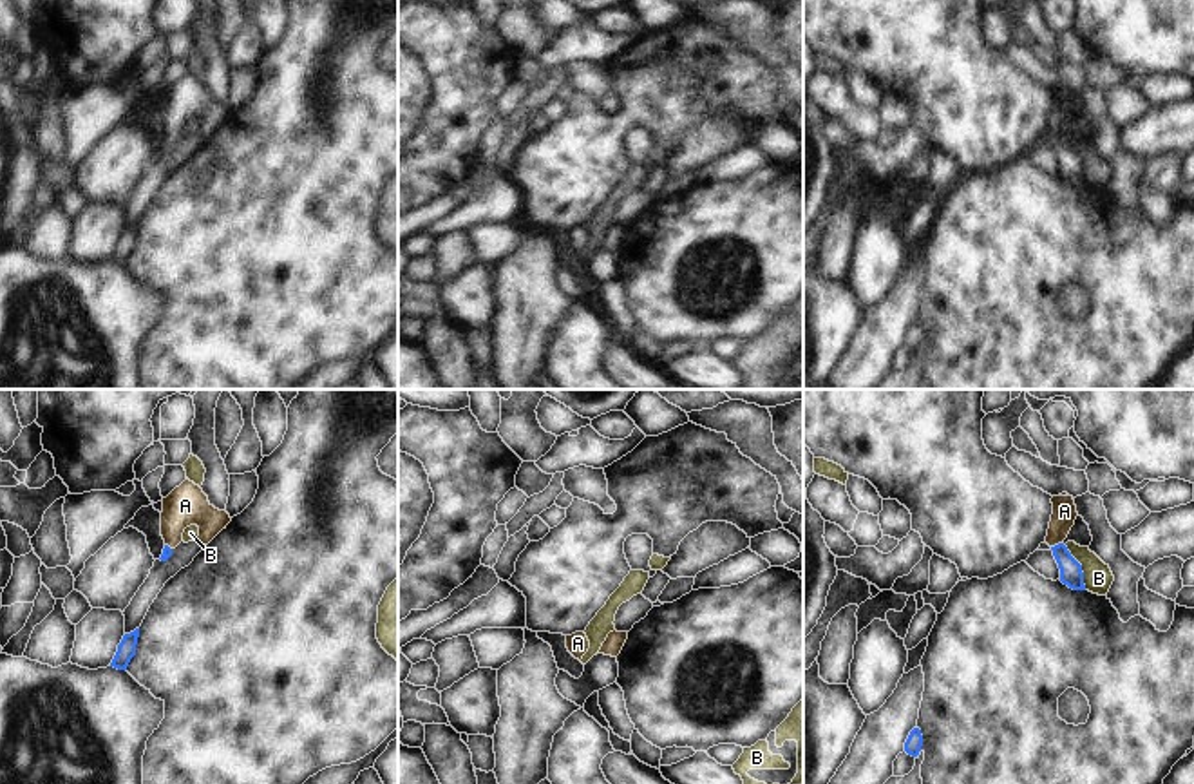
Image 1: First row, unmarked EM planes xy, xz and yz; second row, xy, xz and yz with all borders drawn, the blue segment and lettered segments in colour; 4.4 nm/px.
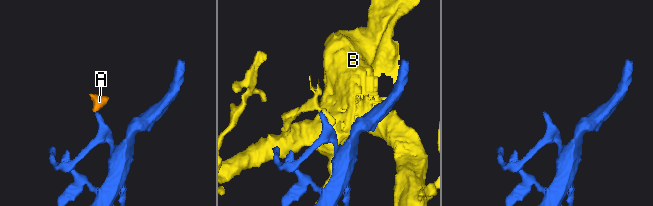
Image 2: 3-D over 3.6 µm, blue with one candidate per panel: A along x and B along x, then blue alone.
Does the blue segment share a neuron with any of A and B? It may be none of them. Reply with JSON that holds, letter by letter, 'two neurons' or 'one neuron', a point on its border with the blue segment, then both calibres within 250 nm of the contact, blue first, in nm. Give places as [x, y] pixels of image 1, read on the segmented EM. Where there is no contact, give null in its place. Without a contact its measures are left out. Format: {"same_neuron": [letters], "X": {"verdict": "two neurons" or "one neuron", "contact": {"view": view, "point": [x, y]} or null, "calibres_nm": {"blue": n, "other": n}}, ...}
{"same_neuron": ["A"], "A": {"verdict": "one neuron", "contact": {"view": "yz", "point": [1055, 545]}, "calibres_nm": {"blue": 100, "other": 110}}, "B": {"verdict": "two neurons", "contact": {"view": "yz", "point": [1080, 567]}, "calibres_nm": {"blue": 100, "other": 130}}}

